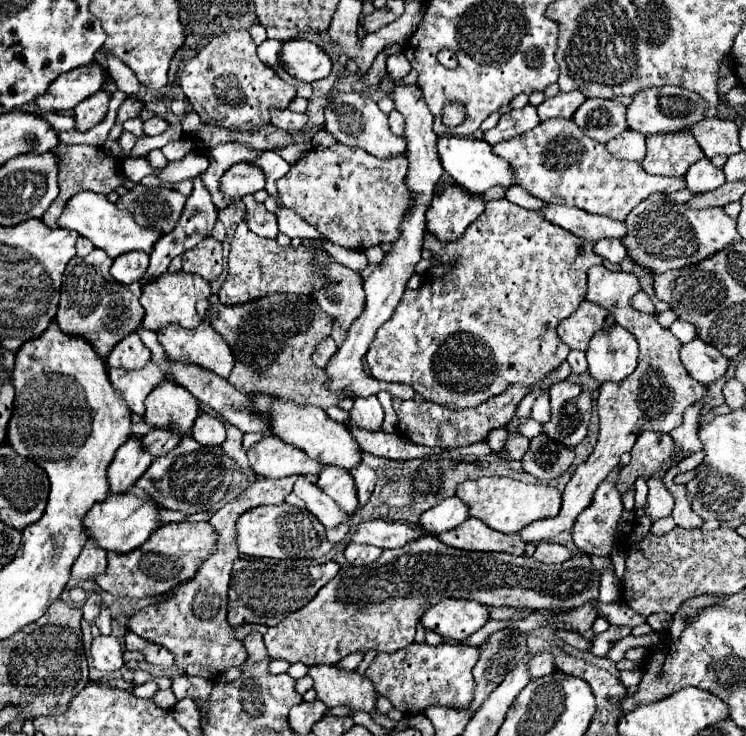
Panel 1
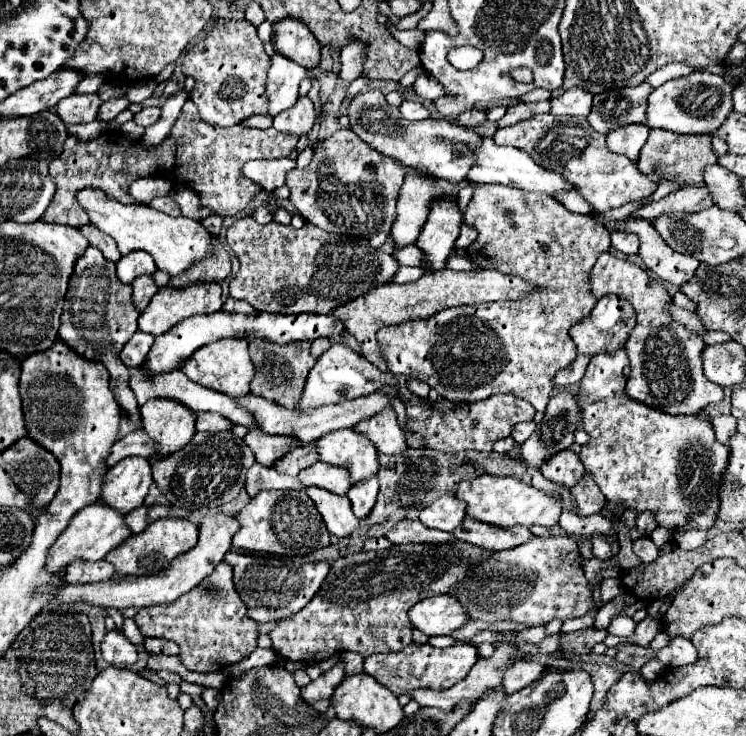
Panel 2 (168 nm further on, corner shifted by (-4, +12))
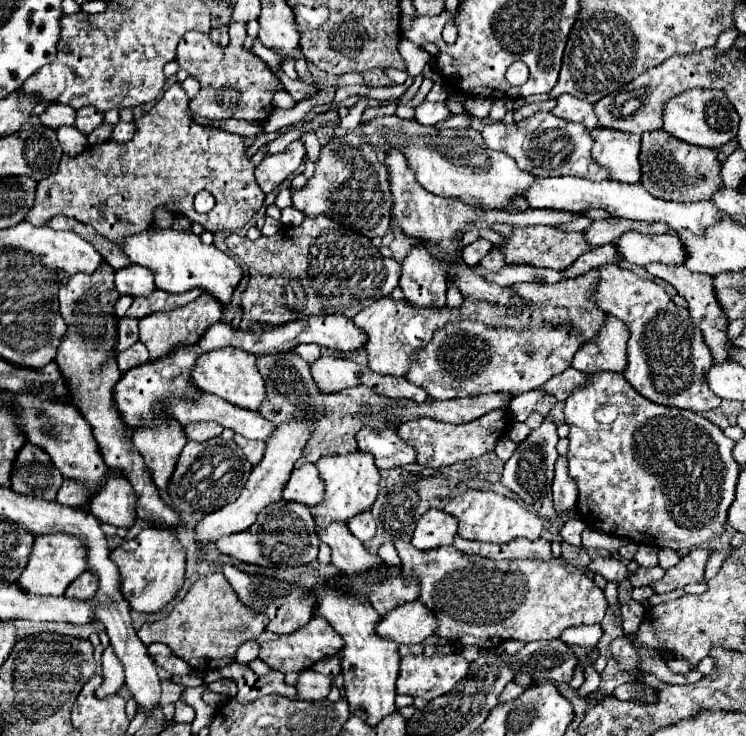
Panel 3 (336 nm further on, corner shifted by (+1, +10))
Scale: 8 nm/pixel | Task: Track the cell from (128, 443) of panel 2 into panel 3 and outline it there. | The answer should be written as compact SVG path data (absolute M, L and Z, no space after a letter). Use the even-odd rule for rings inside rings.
M64 480L62 488L58 490L56 502L64 504L64 506L72 506L72 508L80 508L82 504L86 504L88 500L88 492L82 484L72 482L72 480Z

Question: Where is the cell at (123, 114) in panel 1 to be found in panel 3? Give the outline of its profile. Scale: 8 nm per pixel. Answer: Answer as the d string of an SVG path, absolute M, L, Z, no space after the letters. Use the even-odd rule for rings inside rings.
M92 106L76 110L76 122L74 128L78 128L84 136L88 136L94 128L98 128L104 120L104 114L98 114L98 110L94 110Z

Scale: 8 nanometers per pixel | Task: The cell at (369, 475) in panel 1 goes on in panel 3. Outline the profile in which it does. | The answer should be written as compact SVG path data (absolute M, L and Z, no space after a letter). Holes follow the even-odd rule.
M370 512L366 514L358 514L358 518L352 518L348 522L348 530L360 540L360 542L368 542L372 536L374 536L374 530L376 530L376 524L374 524L374 518Z

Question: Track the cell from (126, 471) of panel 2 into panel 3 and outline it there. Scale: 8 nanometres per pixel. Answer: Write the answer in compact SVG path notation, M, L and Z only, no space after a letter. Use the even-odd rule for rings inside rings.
M108 472L106 486L92 496L90 512L104 524L116 528L132 528L136 520L134 510L134 490L122 474Z

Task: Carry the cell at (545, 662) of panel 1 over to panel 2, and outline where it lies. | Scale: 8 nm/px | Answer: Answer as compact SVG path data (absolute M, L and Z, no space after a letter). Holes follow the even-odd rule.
M525 658L519 664L515 664L515 668L511 668L511 672L507 672L507 676L503 678L503 688L513 694L521 688L525 688L527 684L531 684L533 680L537 680L541 674L545 672L545 666L535 662L533 658Z

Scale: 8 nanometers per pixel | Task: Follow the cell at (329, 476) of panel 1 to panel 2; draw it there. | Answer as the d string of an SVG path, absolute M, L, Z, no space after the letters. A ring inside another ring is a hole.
M321 460L315 462L313 466L301 470L299 472L299 480L305 486L327 488L329 492L335 492L335 494L345 494L351 488L351 478L349 478L347 468L325 464Z

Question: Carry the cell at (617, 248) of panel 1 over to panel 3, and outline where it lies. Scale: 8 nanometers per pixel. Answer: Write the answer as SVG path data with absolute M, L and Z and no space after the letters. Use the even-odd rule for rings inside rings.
M628 232L616 242L620 254L626 262L646 266L650 262L660 264L684 264L688 252L682 240L674 234L660 234L660 236L646 236L638 232Z

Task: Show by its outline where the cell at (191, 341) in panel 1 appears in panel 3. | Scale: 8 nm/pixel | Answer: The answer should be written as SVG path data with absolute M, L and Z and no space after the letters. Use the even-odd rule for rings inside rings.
M222 348L222 350L214 350L210 354L204 354L198 360L192 378L200 390L216 394L222 400L226 400L238 408L258 410L260 404L266 400L266 386L264 386L264 378L258 372L256 356L252 356L240 348Z

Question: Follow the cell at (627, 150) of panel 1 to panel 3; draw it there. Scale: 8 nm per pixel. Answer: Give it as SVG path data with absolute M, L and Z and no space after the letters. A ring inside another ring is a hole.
M594 128L590 132L590 136L594 140L592 158L602 168L610 170L610 180L618 180L618 182L626 182L626 184L640 182L640 162L638 162L640 136L638 134L628 134L628 132L620 132L620 130L612 130L612 128Z

